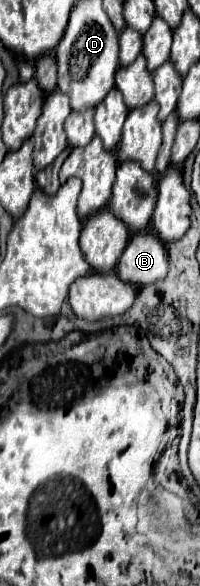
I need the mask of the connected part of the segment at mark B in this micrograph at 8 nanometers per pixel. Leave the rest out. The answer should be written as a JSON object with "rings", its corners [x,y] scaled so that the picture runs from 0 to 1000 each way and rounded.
{"rings":[[[755,398],[665,401],[595,442],[585,469],[695,490],[825,476],[835,428],[815,411]]]}

